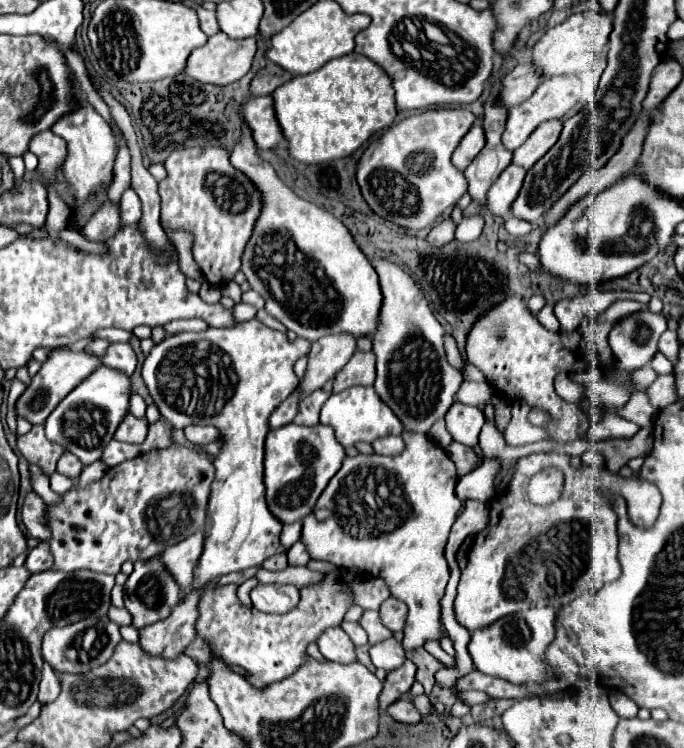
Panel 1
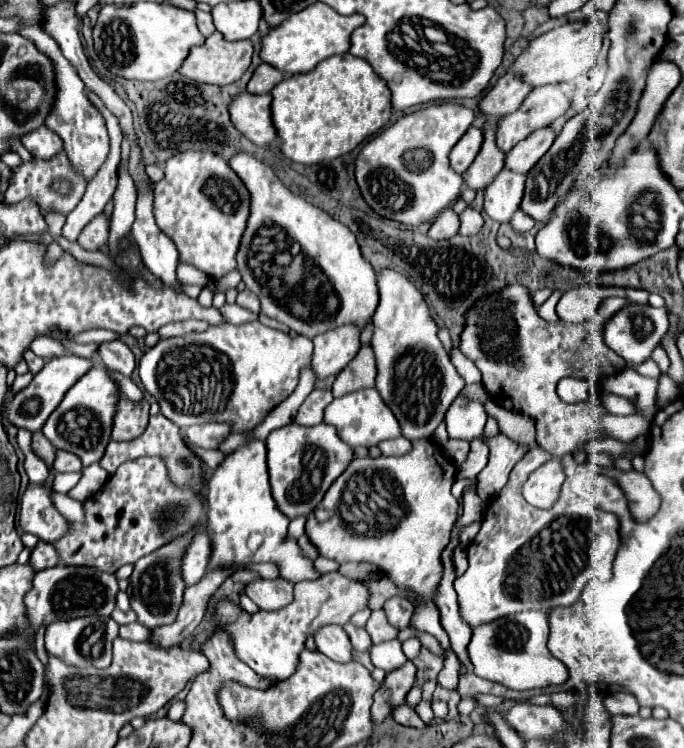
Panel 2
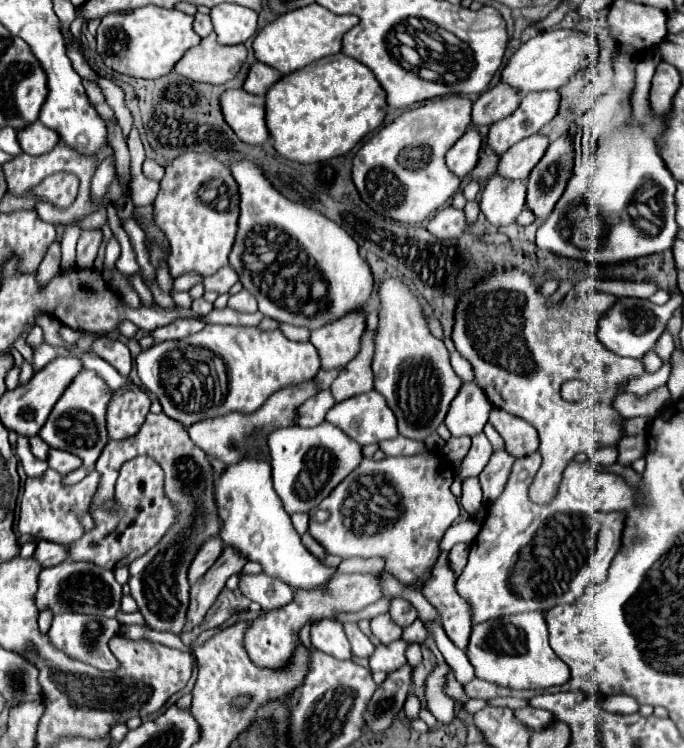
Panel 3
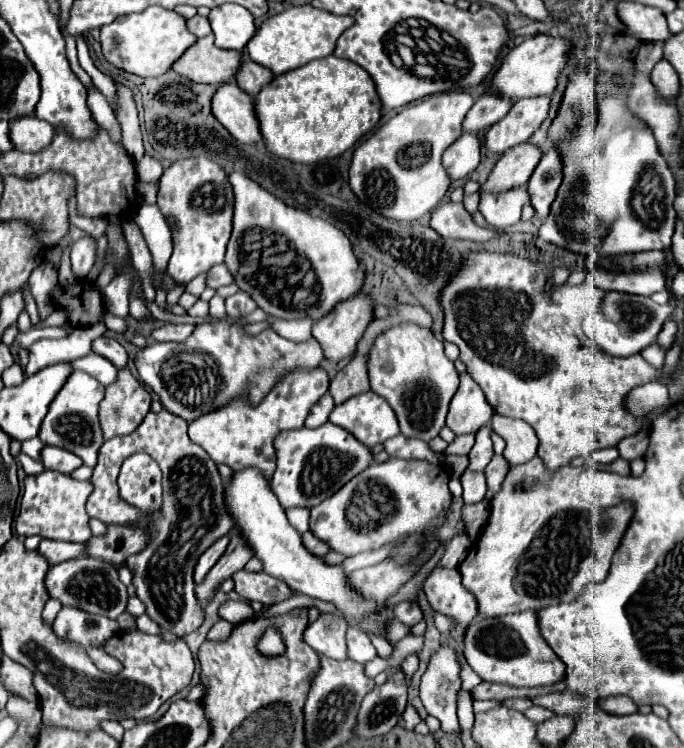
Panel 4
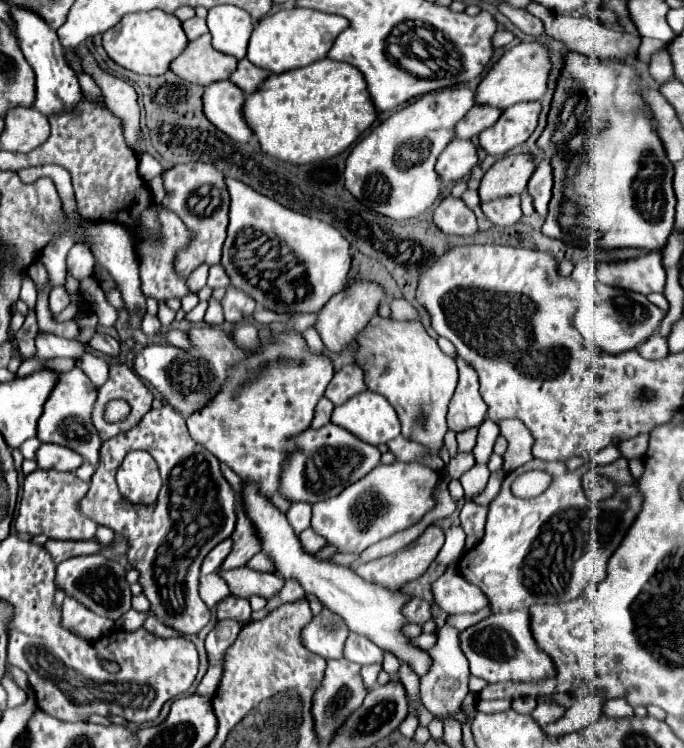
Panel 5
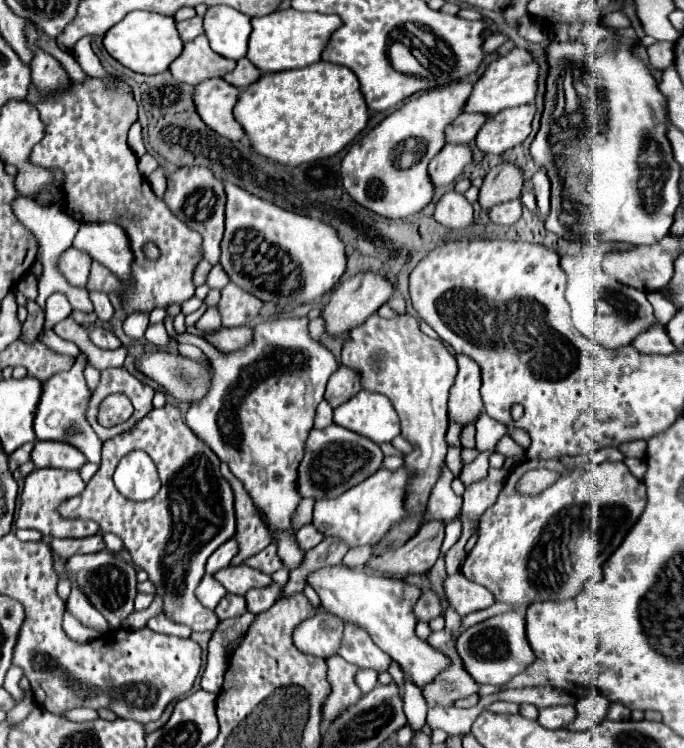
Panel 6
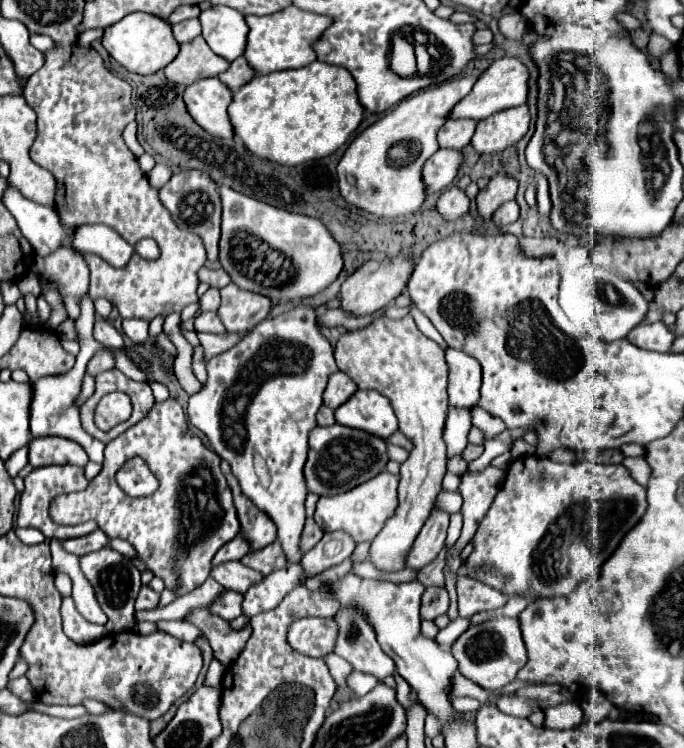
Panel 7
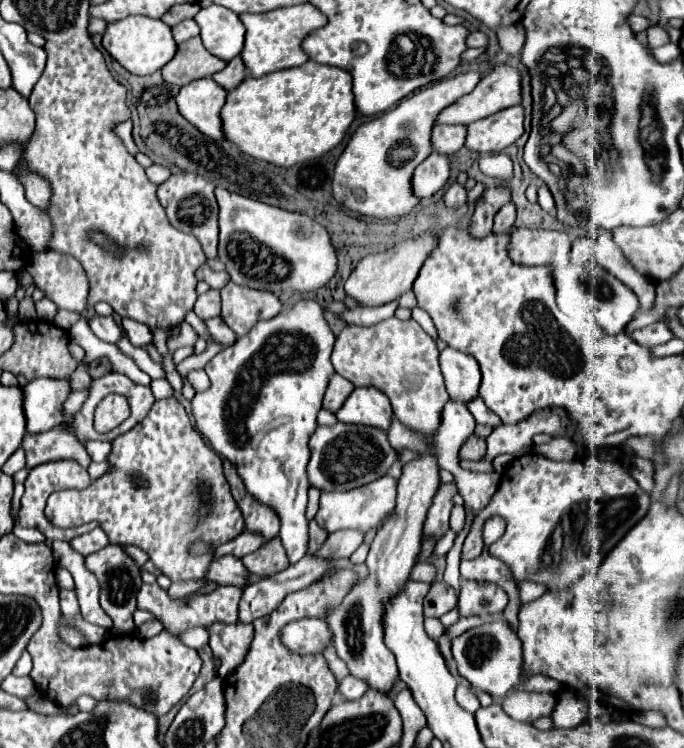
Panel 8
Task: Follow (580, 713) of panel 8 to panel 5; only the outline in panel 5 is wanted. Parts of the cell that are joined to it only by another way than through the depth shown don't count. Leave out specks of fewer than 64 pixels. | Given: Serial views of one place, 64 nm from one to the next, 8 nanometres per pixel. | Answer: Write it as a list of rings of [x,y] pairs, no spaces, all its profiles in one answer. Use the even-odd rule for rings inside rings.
[[[538,704],[530,716],[540,724],[540,726],[546,726],[548,722],[554,722],[560,718],[560,706],[556,704]]]

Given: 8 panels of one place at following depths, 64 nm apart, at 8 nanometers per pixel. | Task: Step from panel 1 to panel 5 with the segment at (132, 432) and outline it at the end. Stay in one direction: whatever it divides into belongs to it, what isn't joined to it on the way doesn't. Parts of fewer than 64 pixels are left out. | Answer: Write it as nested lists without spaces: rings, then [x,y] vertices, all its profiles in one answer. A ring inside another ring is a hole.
[[[112,364],[110,378],[100,388],[100,396],[96,400],[96,408],[92,414],[100,438],[108,440],[112,436],[118,436],[120,432],[128,432],[130,428],[134,428],[142,420],[142,416],[150,410],[150,404],[152,404],[152,392],[144,386],[144,382],[126,364]],[[110,400],[124,400],[134,408],[122,422],[106,424],[104,410]]]

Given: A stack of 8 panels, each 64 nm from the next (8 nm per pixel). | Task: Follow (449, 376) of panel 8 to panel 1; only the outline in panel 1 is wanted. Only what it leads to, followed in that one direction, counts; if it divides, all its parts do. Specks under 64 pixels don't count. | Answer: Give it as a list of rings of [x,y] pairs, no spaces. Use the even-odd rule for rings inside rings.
[[[452,404],[446,412],[446,426],[452,438],[464,446],[474,448],[478,444],[478,434],[484,424],[484,414],[476,406]]]

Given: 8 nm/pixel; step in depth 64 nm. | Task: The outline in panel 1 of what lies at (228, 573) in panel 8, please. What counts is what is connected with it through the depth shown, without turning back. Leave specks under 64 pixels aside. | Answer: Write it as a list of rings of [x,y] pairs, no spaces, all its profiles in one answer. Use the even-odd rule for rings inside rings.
[[[260,584],[250,592],[252,604],[260,612],[286,614],[300,602],[300,592],[296,586],[282,584]]]

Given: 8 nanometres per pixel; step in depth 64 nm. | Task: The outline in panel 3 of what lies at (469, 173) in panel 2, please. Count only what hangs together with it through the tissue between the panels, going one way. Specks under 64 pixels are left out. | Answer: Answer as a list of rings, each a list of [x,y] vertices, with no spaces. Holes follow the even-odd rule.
[[[484,146],[484,154],[480,156],[476,168],[470,172],[472,182],[484,184],[490,176],[494,176],[496,174],[496,168],[498,168],[498,160],[500,160],[500,156],[490,146]]]

